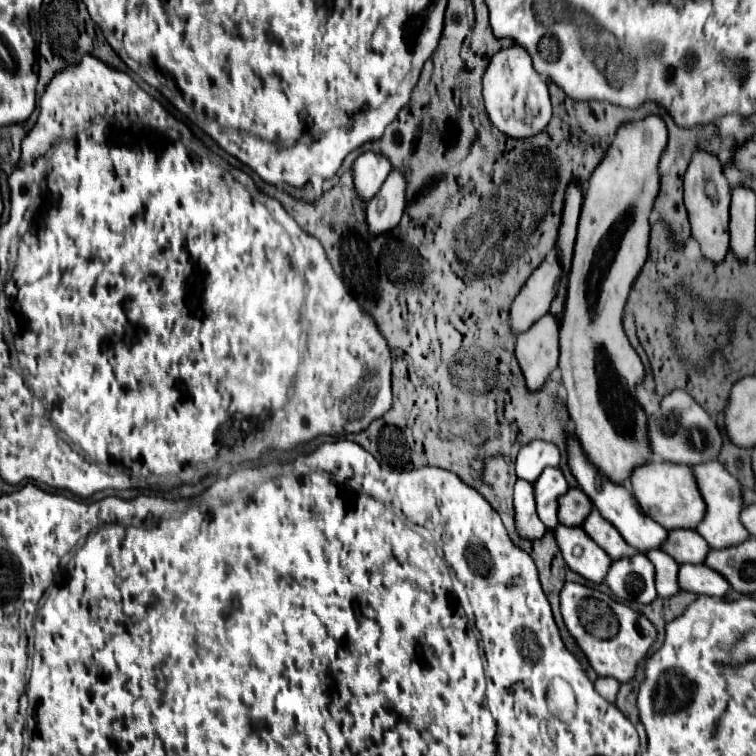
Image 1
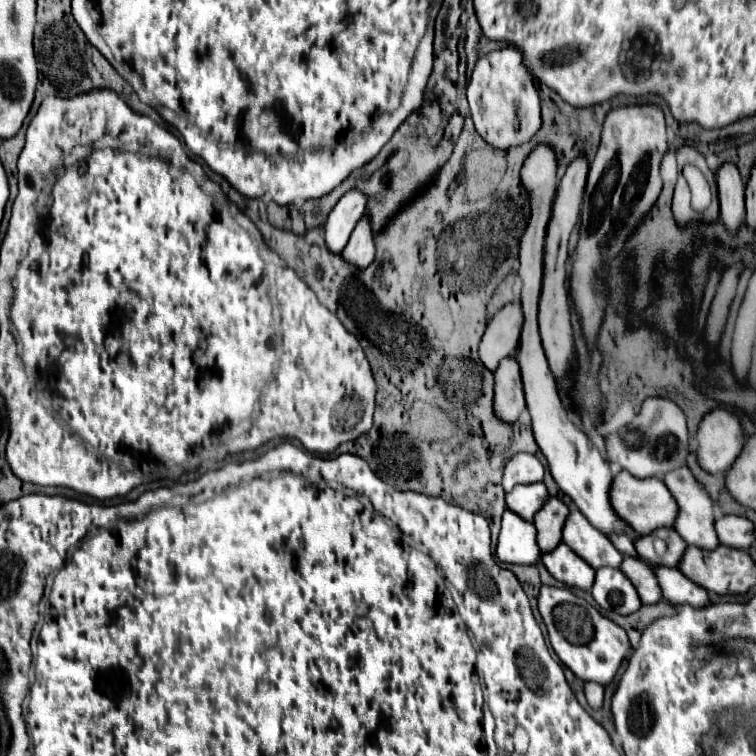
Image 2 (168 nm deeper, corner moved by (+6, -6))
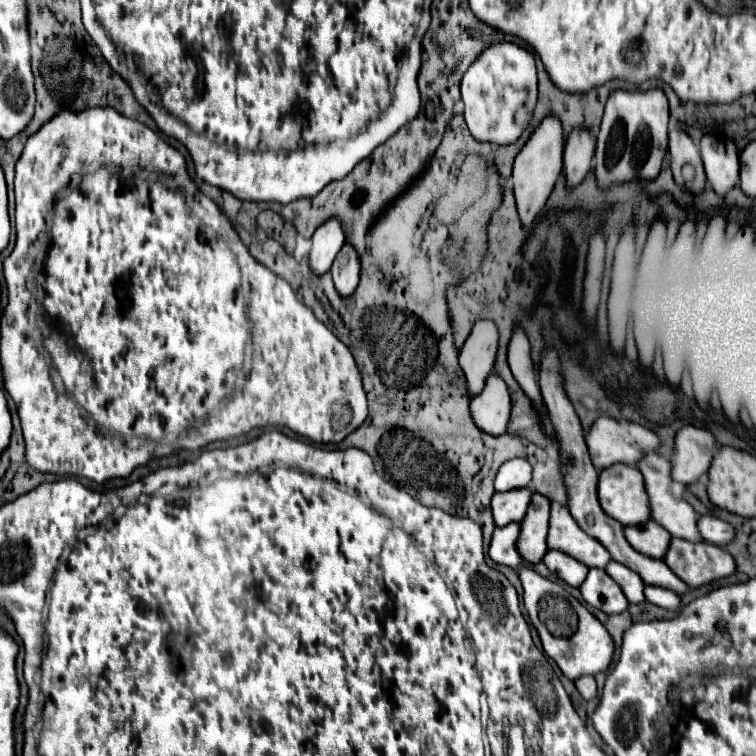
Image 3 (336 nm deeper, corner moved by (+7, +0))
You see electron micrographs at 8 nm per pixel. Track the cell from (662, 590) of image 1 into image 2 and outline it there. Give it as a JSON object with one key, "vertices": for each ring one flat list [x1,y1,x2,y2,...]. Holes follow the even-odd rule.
{"vertices":[[625,556,621,570,629,576,629,580,633,580,633,584,637,584,637,592,643,604,657,604,663,598,655,568,651,564,641,560,639,556]]}

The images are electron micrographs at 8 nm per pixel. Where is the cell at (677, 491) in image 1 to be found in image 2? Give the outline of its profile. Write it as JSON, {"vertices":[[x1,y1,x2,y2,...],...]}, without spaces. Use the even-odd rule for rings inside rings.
{"vertices":[[621,470,613,480,611,500,613,500,615,512,619,512,619,516,623,520,629,520,629,524,633,524,633,528,637,528,639,536,647,536,657,528,673,528,677,514,679,514,679,506,663,480,635,478,633,474,629,474,625,470]]}

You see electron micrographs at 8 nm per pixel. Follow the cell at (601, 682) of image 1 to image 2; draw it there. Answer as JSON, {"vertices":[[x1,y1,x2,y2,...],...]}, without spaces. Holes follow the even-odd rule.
{"vertices":[[587,682,585,684,585,696,591,708,601,708,603,706,603,686,597,682]]}

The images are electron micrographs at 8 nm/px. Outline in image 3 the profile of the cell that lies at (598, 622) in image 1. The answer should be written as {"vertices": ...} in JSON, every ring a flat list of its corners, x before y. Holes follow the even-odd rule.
{"vertices":[[528,566,518,568,518,578,524,590,524,606,540,636,544,654,558,664,562,674,568,680,576,680,584,674,598,674,606,670,614,654,614,642,606,628,558,582,540,576]]}

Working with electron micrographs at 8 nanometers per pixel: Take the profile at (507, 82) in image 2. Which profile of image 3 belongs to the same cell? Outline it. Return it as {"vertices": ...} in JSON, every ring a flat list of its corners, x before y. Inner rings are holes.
{"vertices":[[512,42,494,44,484,50,484,54,480,54,480,58,476,58,476,62,472,62,472,66,466,70,460,90,466,104,464,118,470,134,478,142,498,146,514,144,526,130,538,98,534,54]]}

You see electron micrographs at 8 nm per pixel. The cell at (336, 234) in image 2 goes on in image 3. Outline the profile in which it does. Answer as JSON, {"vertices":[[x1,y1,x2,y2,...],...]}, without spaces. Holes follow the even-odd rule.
{"vertices":[[336,220,324,222,312,234,312,250,310,250,310,256,308,256,310,272,314,276,326,274,342,246,344,246,344,234,342,234,340,222,336,222]]}

